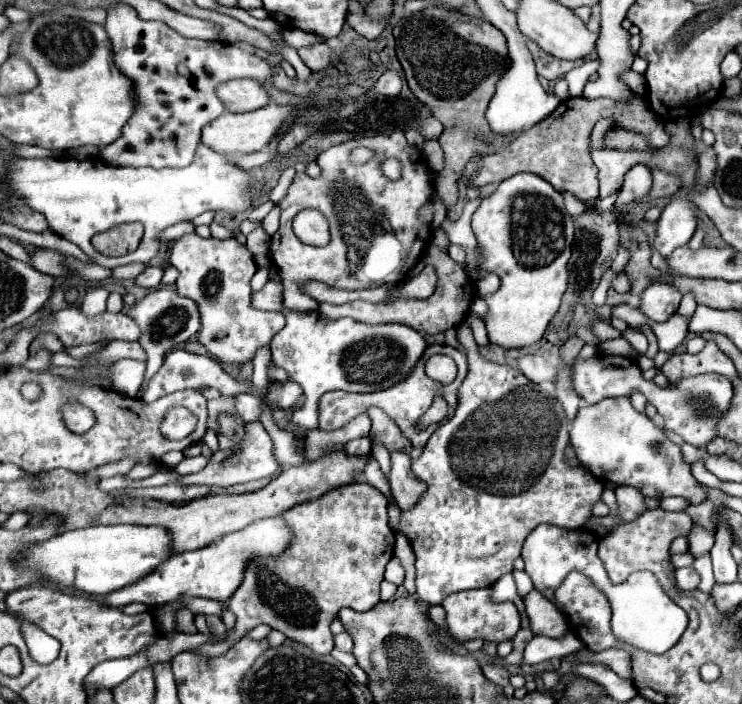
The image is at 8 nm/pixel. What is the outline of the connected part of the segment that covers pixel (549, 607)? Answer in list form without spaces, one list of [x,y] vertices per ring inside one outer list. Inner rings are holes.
[[[536,589],[530,591],[524,603],[526,603],[526,613],[530,617],[530,627],[534,635],[546,635],[546,637],[566,635],[564,615],[542,593],[538,593]]]

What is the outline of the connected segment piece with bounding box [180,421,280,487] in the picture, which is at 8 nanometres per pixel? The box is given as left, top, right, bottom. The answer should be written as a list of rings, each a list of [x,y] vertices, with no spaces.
[[[250,421],[244,425],[244,439],[240,441],[240,447],[236,449],[226,449],[226,451],[216,451],[210,457],[210,463],[194,475],[184,475],[180,479],[182,485],[208,485],[208,487],[228,487],[236,483],[246,483],[246,481],[256,481],[264,477],[274,477],[280,471],[280,465],[274,457],[274,445],[266,429],[262,427],[260,421]]]

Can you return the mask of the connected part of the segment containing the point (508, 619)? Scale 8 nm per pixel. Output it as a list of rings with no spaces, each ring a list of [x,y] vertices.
[[[472,589],[472,591],[460,591],[452,593],[442,601],[442,607],[446,611],[446,635],[452,643],[462,645],[472,639],[482,639],[488,643],[502,643],[512,639],[520,629],[520,613],[512,601],[494,603],[490,599],[492,589]]]

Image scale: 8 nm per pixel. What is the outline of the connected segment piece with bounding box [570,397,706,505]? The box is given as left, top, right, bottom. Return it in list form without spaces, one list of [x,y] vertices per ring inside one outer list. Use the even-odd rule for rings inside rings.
[[[628,397],[604,399],[598,405],[582,405],[570,429],[570,443],[578,461],[600,481],[632,485],[646,497],[654,499],[684,497],[692,505],[706,499],[702,485],[690,471],[690,465],[684,463],[680,447],[672,443],[644,413],[638,413]]]

